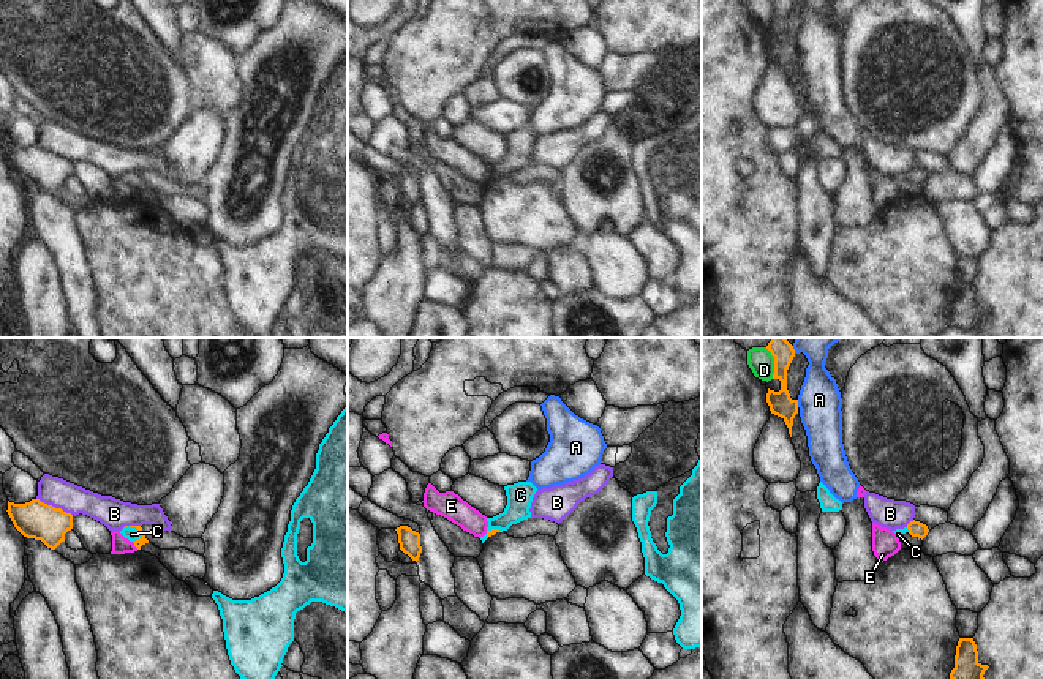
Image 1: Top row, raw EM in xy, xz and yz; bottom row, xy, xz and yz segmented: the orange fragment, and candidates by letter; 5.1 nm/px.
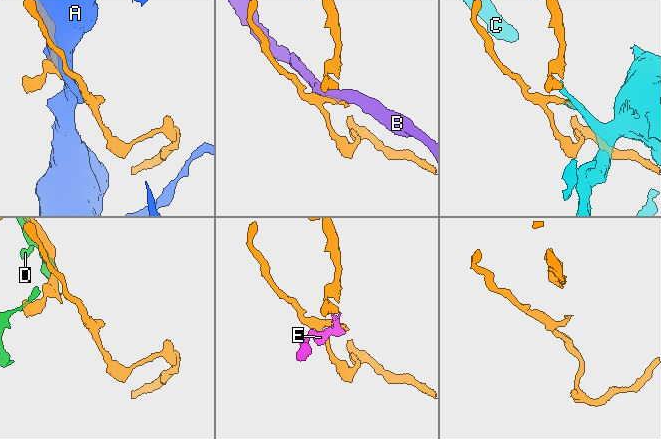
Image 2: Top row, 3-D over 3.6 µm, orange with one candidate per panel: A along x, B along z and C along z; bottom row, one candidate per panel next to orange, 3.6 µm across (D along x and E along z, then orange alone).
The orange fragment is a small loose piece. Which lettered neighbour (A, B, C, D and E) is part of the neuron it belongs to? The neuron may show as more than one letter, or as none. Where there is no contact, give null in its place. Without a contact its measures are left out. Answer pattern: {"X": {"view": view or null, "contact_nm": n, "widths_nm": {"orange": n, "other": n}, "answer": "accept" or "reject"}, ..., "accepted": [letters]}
{"A": {"view": "yz", "contact_nm": 40, "widths_nm": {"orange": 120, "other": 220}, "answer": "reject"}, "B": {"view": "xy", "contact_nm": 200, "widths_nm": {"orange": 190, "other": 150}, "answer": "reject"}, "C": {"view": "xy", "contact_nm": 110, "widths_nm": {"orange": 50, "other": 70}, "answer": "accept"}, "D": {"view": "yz", "contact_nm": 130, "widths_nm": {"orange": 120, "other": 120}, "answer": "reject"}, "E": {"view": "xy", "contact_nm": 40, "widths_nm": {"orange": 50, "other": 90}, "answer": "reject"}, "accepted": ["C"]}

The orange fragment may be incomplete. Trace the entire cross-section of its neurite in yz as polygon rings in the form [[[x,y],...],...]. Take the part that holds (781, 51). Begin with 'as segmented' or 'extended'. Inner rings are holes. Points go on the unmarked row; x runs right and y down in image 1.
as segmented; [[[771,0],[774,3],[774,21],[773,25],[781,27],[781,36],[774,38],[768,35],[766,49],[771,60],[781,63],[792,84],[793,65],[798,60],[798,46],[792,46],[787,36],[787,16],[795,3],[795,0]]]

